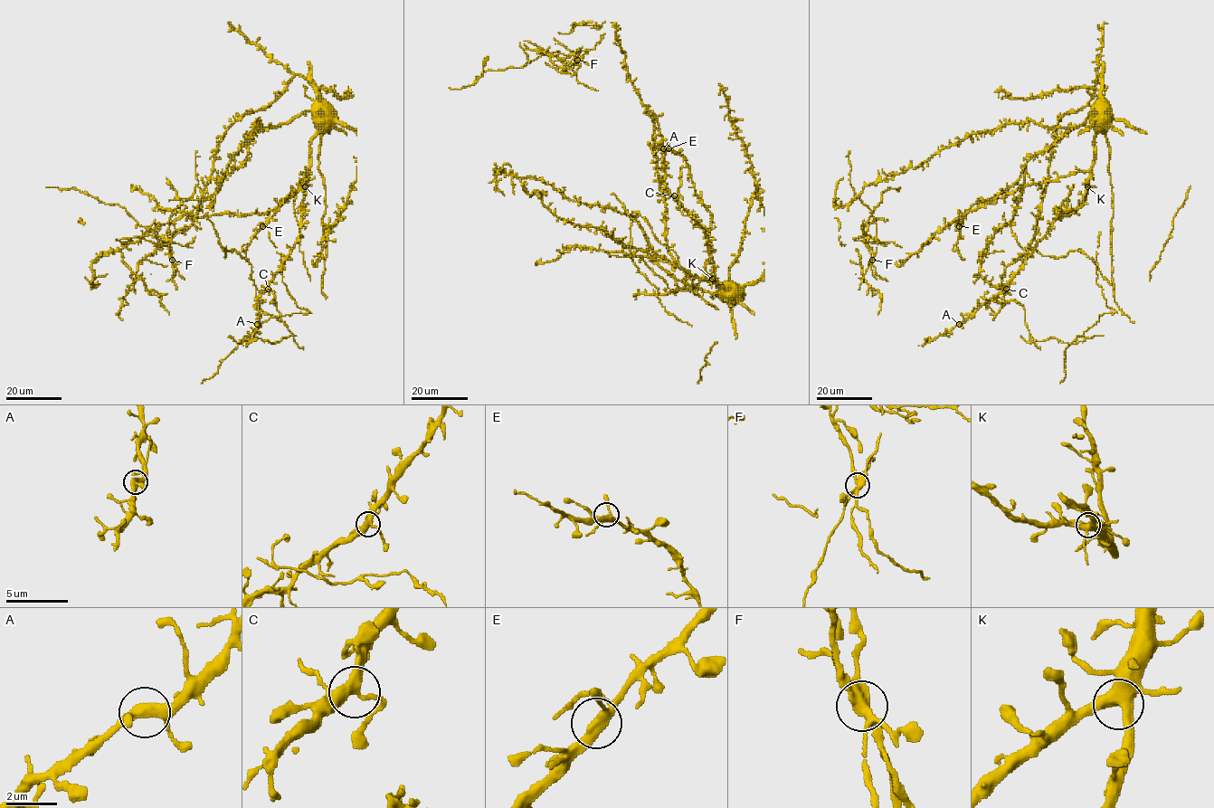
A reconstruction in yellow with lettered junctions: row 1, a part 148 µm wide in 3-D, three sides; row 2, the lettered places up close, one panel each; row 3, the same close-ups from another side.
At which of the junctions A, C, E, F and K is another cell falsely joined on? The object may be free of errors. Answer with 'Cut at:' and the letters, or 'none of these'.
Cut at: F

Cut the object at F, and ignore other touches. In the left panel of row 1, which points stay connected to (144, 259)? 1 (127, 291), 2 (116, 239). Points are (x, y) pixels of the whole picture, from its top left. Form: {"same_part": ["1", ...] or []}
{"same_part": ["1"]}

